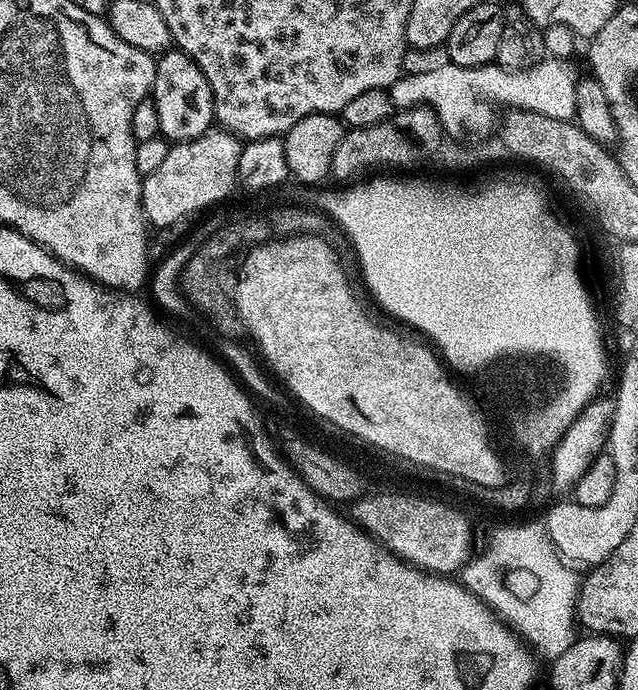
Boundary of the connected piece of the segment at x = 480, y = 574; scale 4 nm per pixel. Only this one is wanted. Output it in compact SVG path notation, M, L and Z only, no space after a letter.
M540 523L500 528L478 552L462 569L464 587L488 605L537 657L545 656L551 662L566 654L578 638L576 599L581 581L552 545L547 527Z

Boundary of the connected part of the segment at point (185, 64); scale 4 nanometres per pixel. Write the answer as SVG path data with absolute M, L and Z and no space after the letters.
M168 50L156 60L156 73L152 83L150 99L158 112L160 136L169 142L193 140L209 131L214 124L214 98L210 84L194 58L185 52Z

